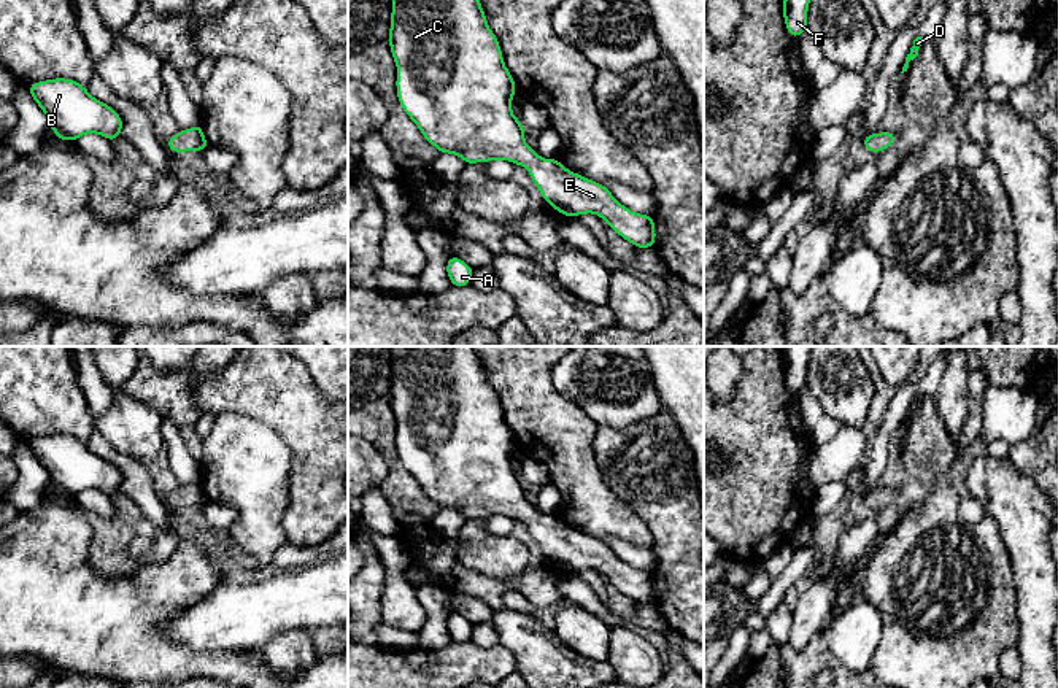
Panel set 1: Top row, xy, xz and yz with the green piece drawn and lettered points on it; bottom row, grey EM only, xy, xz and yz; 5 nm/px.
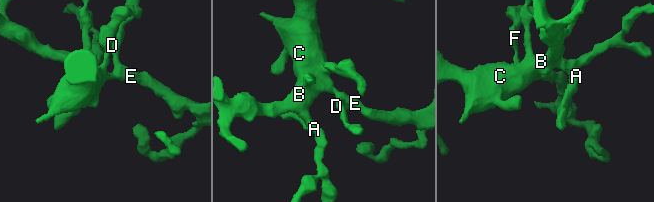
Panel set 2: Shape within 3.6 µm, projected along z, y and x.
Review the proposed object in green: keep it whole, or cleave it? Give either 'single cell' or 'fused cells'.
single cell

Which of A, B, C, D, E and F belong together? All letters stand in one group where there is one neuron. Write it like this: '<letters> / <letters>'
A B C D E F

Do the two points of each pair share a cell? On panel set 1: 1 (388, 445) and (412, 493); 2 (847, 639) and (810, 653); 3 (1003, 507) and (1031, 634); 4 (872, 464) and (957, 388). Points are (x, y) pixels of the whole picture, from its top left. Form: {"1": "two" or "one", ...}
{"1": "one", "2": "two", "3": "one", "4": "two"}

